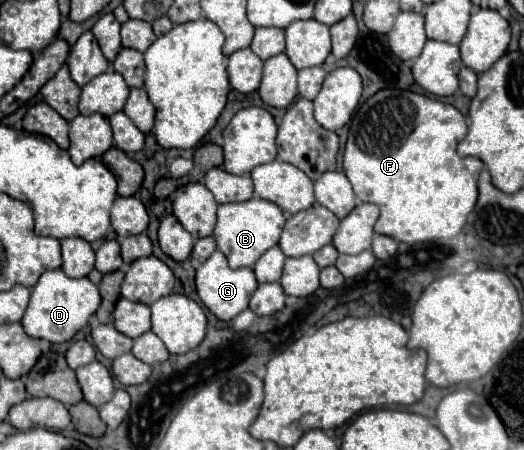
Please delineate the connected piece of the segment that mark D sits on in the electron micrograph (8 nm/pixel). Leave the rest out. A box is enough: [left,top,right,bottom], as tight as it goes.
[21,270,99,344]

